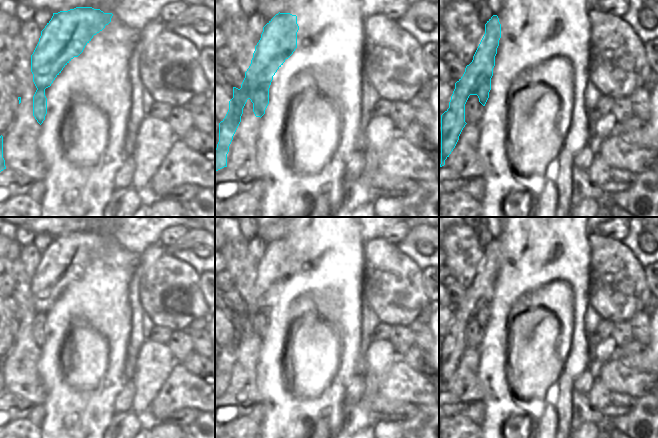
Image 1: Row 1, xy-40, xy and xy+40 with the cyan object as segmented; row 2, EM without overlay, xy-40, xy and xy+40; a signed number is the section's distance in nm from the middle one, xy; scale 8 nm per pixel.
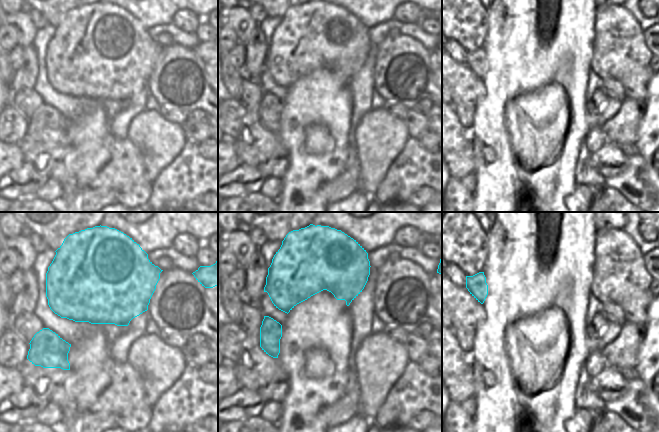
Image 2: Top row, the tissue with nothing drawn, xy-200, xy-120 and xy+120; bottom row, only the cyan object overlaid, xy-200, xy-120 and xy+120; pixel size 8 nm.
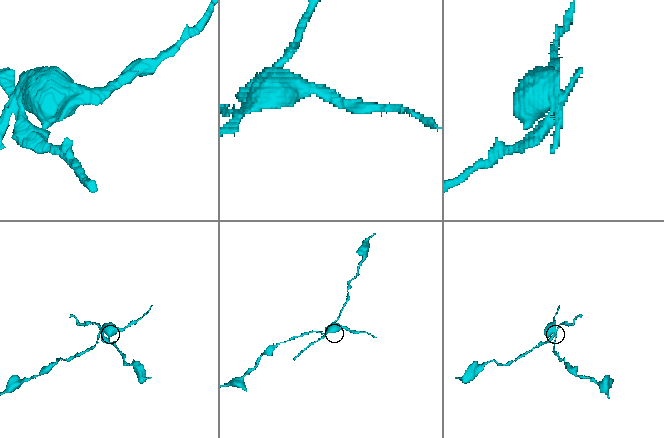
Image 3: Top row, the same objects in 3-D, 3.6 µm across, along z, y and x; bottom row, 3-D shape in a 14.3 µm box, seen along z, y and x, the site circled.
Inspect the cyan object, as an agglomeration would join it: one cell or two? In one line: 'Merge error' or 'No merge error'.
Merge error

